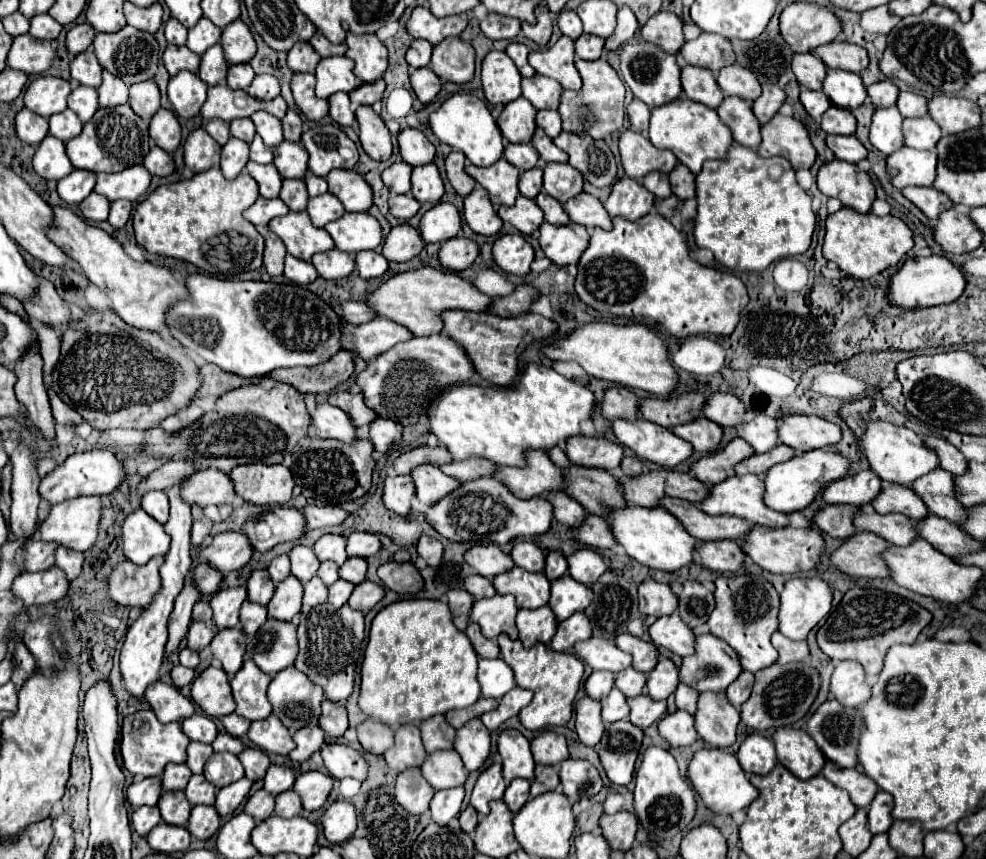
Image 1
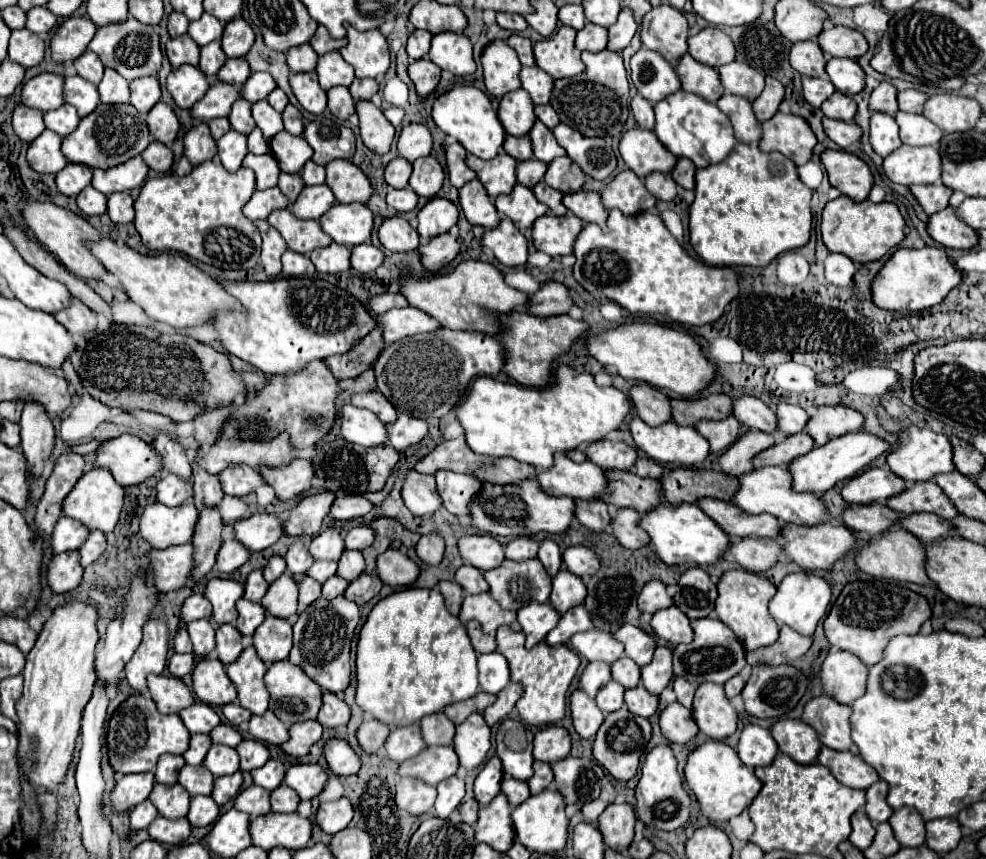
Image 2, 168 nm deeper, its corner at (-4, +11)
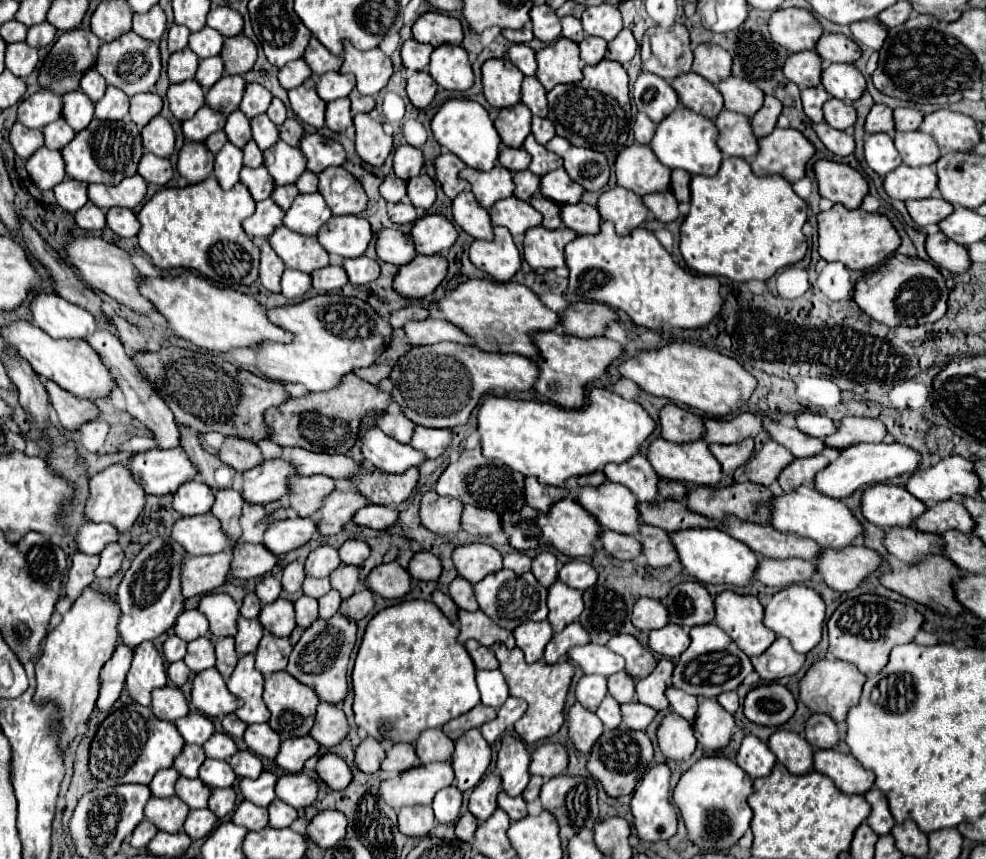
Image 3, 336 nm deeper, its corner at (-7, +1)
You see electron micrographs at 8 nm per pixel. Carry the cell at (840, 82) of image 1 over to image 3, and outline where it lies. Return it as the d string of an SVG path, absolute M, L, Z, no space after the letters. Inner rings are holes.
M832 63L822 73L824 89L842 101L856 101L866 91L864 75L850 63Z

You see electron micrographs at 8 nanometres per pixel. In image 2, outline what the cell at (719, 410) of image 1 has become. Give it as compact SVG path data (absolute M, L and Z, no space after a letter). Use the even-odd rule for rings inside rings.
M739 397L733 399L731 403L731 413L735 419L739 419L739 423L751 427L751 429L759 429L759 431L767 431L767 433L775 433L775 413L757 397Z

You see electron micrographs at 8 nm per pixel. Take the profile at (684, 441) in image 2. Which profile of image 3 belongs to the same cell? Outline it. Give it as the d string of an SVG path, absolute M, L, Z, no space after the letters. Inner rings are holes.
M656 439L648 449L648 461L662 479L670 481L714 487L722 479L722 467L710 453L706 441L678 445L666 439Z

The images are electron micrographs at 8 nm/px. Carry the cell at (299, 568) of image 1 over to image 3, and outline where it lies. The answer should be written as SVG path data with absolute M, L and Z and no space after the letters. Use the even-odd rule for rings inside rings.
M294 561L290 565L284 567L282 571L282 587L288 591L288 593L296 593L302 589L302 583L304 583L304 565Z

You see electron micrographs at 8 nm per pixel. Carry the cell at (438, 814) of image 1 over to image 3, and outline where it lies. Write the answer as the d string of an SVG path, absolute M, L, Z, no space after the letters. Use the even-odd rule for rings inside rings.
M450 785L434 797L432 809L440 823L454 823L458 819L460 805L462 805L462 793L454 785Z

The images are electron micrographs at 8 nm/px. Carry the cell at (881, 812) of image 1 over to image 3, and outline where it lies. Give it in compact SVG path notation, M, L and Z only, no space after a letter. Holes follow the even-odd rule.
M874 787L874 789L870 789L870 791L866 793L866 801L868 801L870 807L872 807L866 823L874 829L874 833L878 833L878 835L888 835L890 829L894 827L894 817L892 817L892 813L890 813L890 809L888 809L888 801L886 801L884 793L880 793L880 791Z

